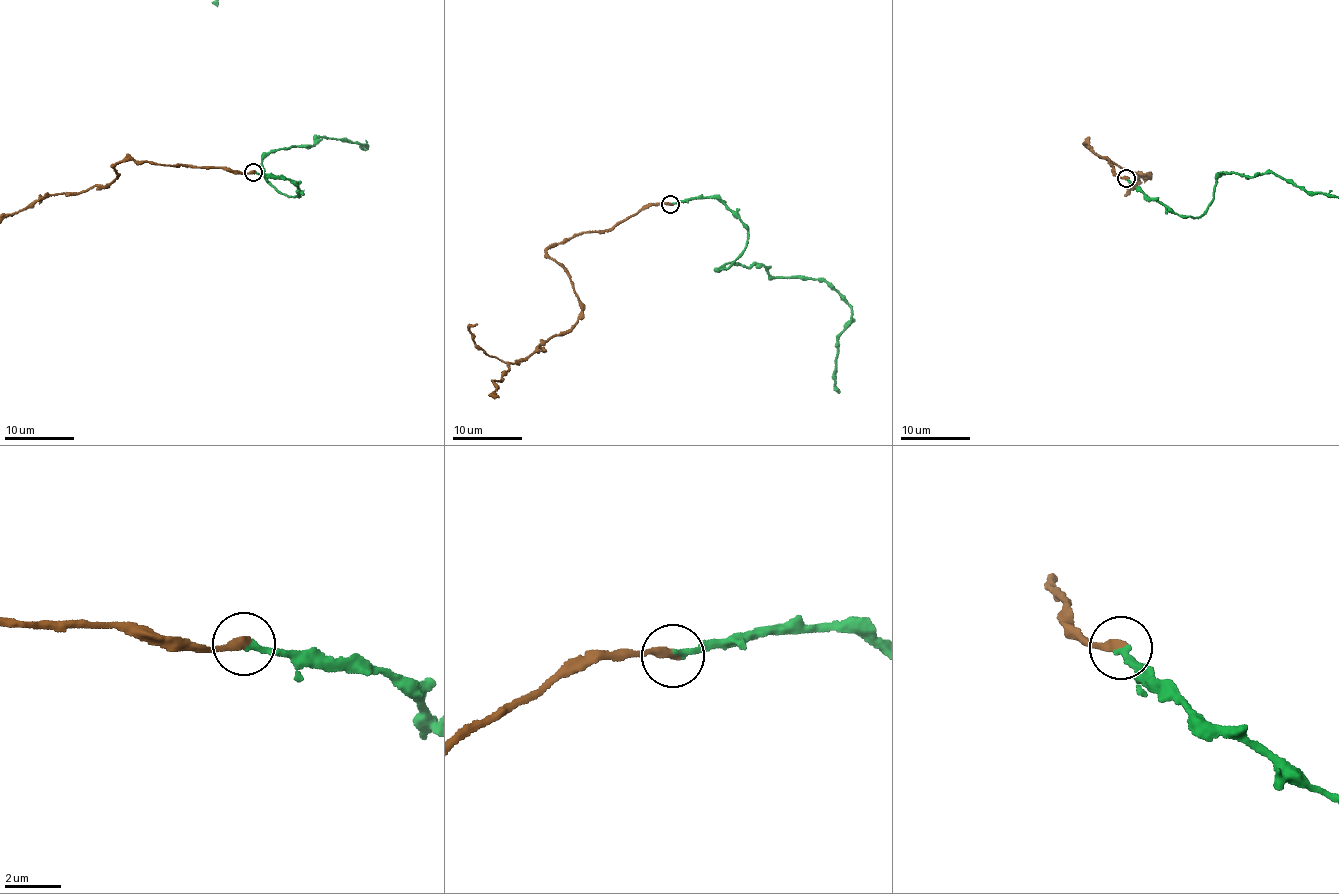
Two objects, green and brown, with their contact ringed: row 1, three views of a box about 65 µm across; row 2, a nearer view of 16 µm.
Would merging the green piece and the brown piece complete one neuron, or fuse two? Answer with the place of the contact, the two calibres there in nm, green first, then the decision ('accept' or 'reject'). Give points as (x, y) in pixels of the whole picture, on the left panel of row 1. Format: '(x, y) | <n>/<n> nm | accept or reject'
(253, 172) | 200/360 nm | accept

